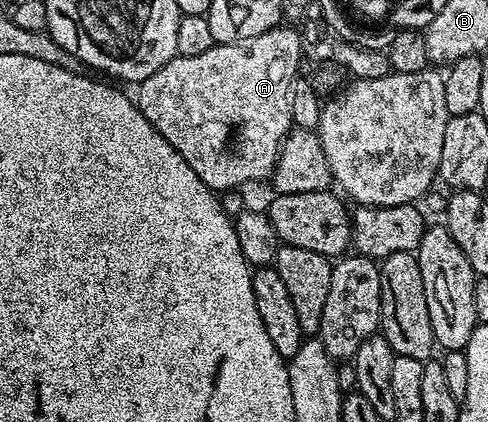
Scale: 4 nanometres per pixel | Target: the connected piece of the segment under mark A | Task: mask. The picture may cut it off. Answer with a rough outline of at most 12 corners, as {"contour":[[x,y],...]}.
{"contour":[[302,37],[171,57],[135,103],[213,191],[267,182]]}

